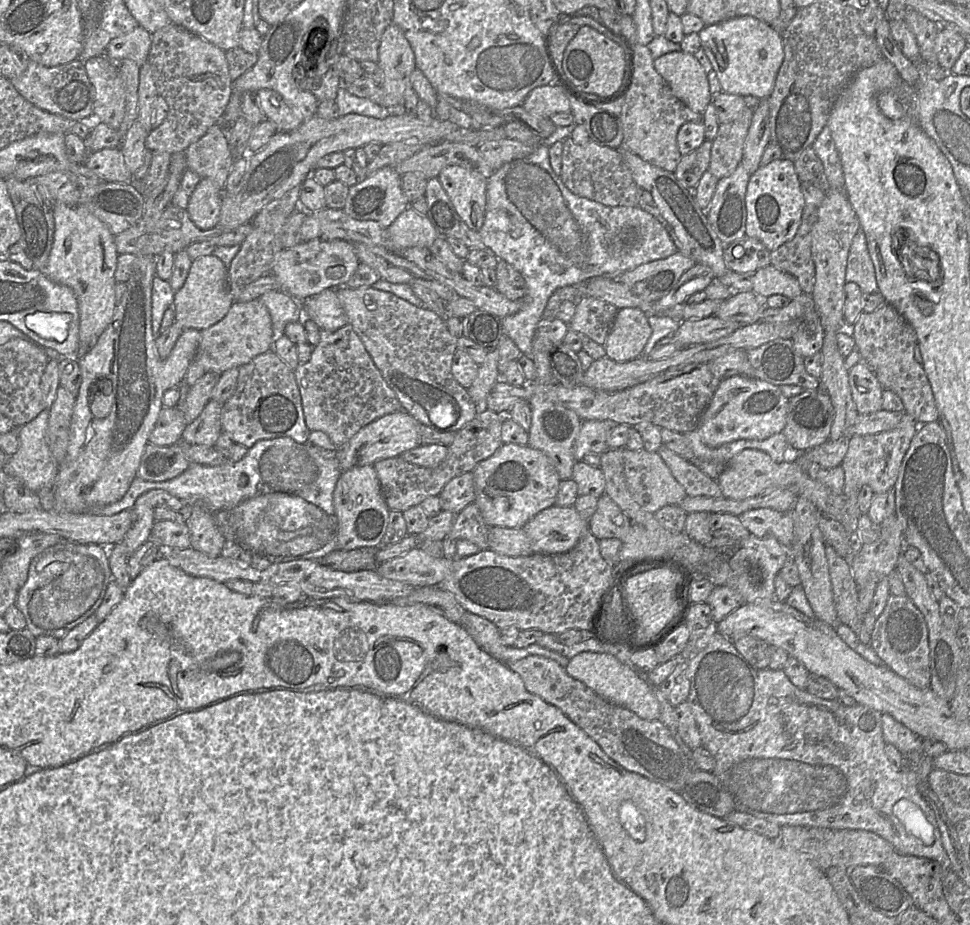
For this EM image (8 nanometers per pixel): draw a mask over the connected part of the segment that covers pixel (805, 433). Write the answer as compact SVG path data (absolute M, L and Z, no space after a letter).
M805 390L789 398L787 423L781 431L794 453L805 452L829 440L835 419L825 390Z

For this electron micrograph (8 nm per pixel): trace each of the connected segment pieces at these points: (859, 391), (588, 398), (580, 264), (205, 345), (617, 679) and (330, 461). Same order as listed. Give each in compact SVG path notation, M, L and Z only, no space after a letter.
M864 361L849 370L852 397L859 414L877 412L882 408L883 387Z
M690 363L680 369L667 371L635 386L614 392L596 390L583 385L566 387L556 381L527 381L522 386L498 382L488 396L487 409L509 416L514 404L521 401L529 403L534 395L561 403L583 420L574 447L576 460L582 460L590 452L602 454L608 449L608 435L615 423L634 426L647 422L683 434L697 430L700 419L720 382L721 379L713 374L709 363Z
M541 142L528 156L512 160L487 179L486 213L482 228L477 231L499 260L518 270L527 286L522 308L502 318L504 334L513 340L522 354L531 356L533 338L551 295L560 287L580 284L595 277L612 276L632 270L639 265L678 252L668 229L654 215L638 206L606 206L571 192L560 175L551 167L549 150Z
M259 299L234 302L219 322L201 330L200 333L201 341L194 362L202 365L207 372L216 373L239 367L256 356L273 350L273 342L276 338L270 313Z
M585 651L571 658L566 670L604 700L629 709L642 719L659 720L660 704L656 686L648 680L648 672L637 666L627 666L610 653Z
M279 437L273 439L263 439L257 441L253 446L248 448L247 454L240 461L226 461L225 463L218 466L210 466L199 463L191 463L189 467L179 476L162 481L162 482L153 482L143 480L141 478L135 477L130 484L129 489L126 494L117 502L92 507L88 512L100 515L114 515L123 510L131 509L135 501L142 494L146 493L152 489L161 489L165 490L168 493L176 496L180 500L182 500L188 507L194 506L195 504L203 505L212 515L215 524L224 538L228 541L233 541L238 544L241 548L251 553L251 562L250 566L263 570L266 569L272 562L281 562L288 561L291 559L309 559L309 560L320 560L330 552L338 549L338 523L336 518L336 513L333 504L333 492L336 486L336 483L342 474L343 470L340 467L339 461L336 458L336 451L324 449L321 447L314 446L310 444L308 441L306 443L299 443L294 441L289 437Z

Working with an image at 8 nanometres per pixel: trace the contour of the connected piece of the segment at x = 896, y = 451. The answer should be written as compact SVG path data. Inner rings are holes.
M907 413L892 430L870 435L856 435L849 438L849 448L842 462L845 472L844 494L858 494L865 485L870 486L875 494L893 489L898 473L907 453L910 443L915 436L919 424Z

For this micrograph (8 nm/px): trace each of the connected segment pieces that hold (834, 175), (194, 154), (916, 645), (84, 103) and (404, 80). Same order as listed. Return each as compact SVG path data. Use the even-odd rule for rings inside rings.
M827 124L815 139L812 147L823 163L830 187L837 190L845 190L845 177L840 155Z
M214 124L185 150L187 170L224 188L234 162L224 127Z
M890 595L871 634L871 646L884 664L920 689L930 688L930 649L927 623L921 611L907 596Z
M76 59L47 67L31 60L22 75L9 80L26 100L43 110L74 120L93 115L95 88L89 80L84 61Z
M393 23L387 26L381 38L378 54L377 64L384 74L381 84L386 94L384 105L389 108L388 110L403 110L405 93L412 88L410 77L416 68L416 61L412 47L399 26Z

